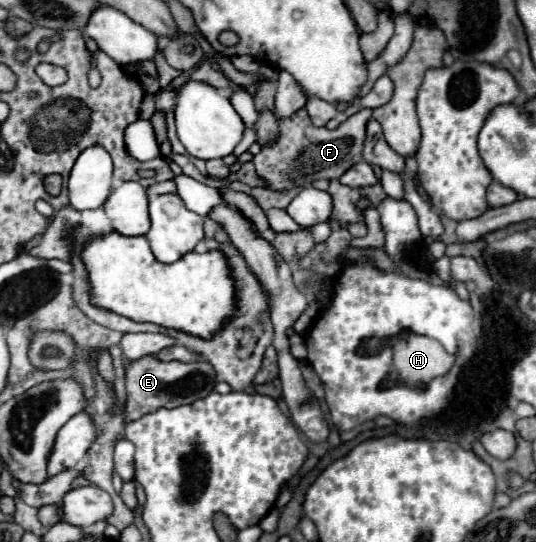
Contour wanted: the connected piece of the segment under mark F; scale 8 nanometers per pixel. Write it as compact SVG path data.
M305 108L291 114L289 118L279 118L279 136L269 144L261 146L261 152L253 156L257 174L265 180L265 188L285 192L291 188L311 186L315 180L335 180L363 156L365 126L371 118L371 110L361 108L357 114L347 118L335 130L317 128Z

